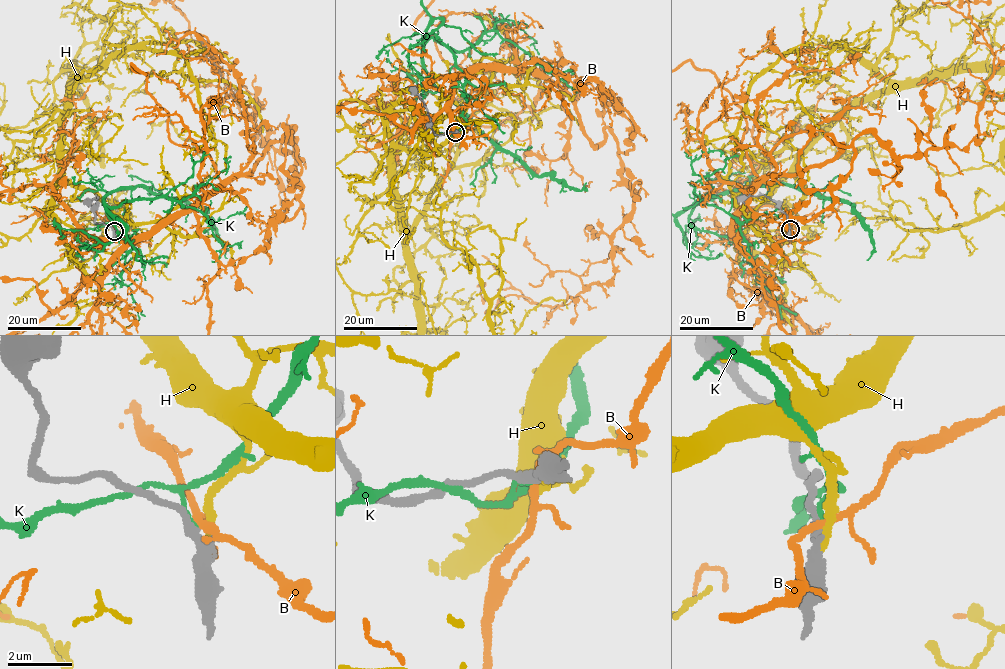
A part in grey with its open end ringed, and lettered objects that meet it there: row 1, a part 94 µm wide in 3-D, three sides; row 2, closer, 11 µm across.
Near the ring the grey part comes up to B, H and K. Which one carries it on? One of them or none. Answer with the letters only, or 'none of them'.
H

